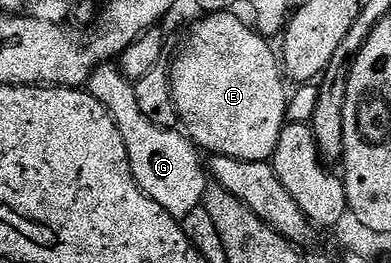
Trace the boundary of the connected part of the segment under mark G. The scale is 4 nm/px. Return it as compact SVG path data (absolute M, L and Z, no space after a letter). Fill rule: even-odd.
M104 65L97 68L91 74L89 90L93 97L97 97L97 101L105 105L105 109L109 109L113 121L117 121L117 129L121 129L121 137L129 153L131 172L140 189L173 218L190 220L202 204L203 195L209 186L209 175L205 163L199 160L200 152L195 144L182 130L153 125L153 121L141 113L134 82L125 78L118 66Z

